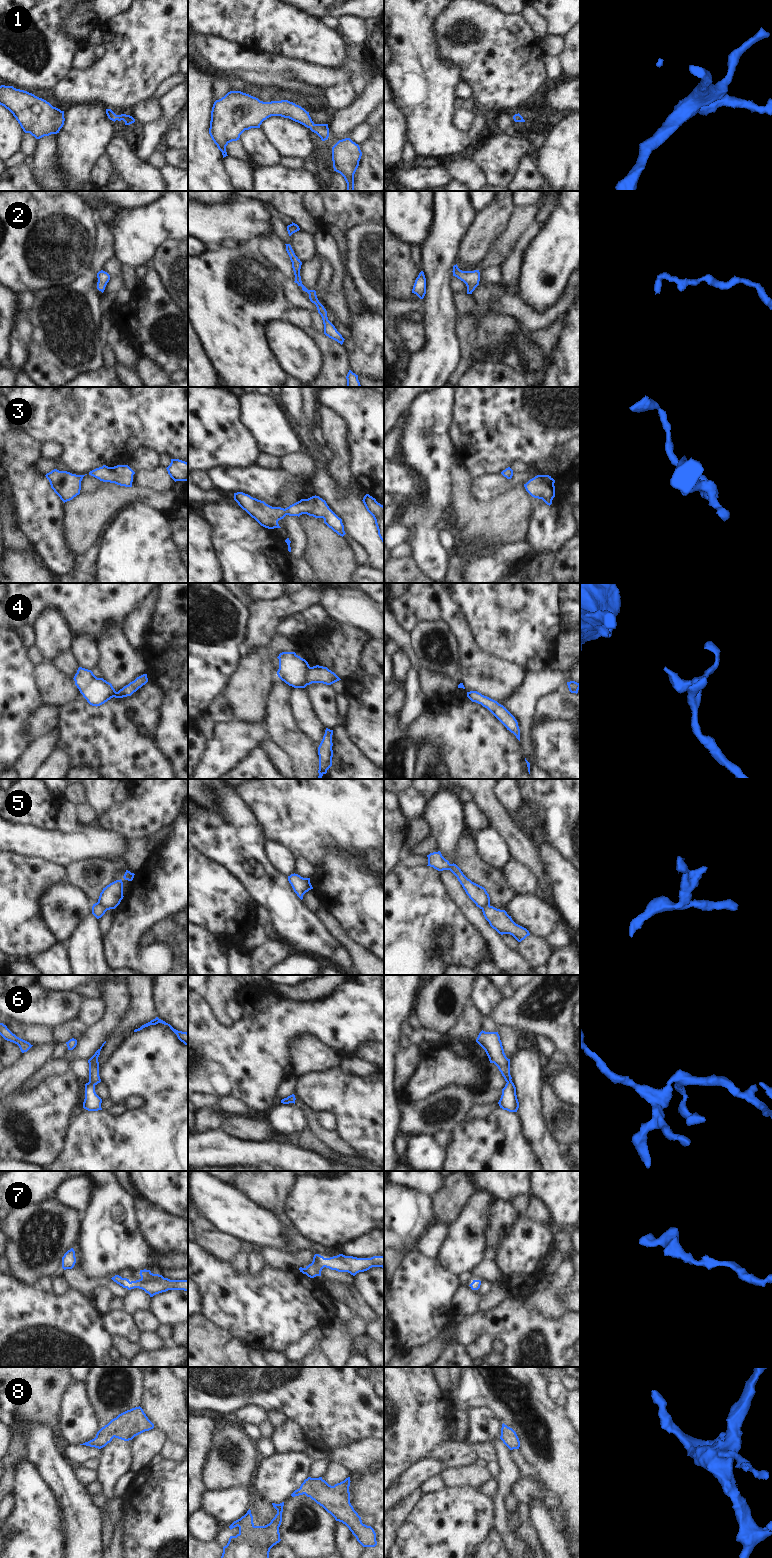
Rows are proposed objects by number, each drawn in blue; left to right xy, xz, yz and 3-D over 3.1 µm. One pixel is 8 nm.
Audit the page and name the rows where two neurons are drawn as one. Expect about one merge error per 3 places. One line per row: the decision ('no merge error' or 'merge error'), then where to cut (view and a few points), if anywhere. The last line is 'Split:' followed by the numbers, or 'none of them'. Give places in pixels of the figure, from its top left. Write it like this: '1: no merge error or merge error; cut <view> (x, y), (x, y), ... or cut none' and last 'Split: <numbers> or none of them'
1: no merge error; cut none
2: no merge error; cut none
3: no merge error; cut none
4: merge error; cut xz (311, 667), (307, 675), (306, 684)
5: merge error; cut xy (97, 902), (106, 910)
6: no merge error; cut none
7: no merge error; cut none
8: no merge error; cut none
Split: 4, 5

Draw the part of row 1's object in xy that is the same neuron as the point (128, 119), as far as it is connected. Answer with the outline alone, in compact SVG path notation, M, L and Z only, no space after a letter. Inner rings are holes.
M106 109L106 114L108 118L114 122L116 120L123 120L125 122L125 125L130 125L135 122L135 119L132 116L126 114L116 115L111 109Z

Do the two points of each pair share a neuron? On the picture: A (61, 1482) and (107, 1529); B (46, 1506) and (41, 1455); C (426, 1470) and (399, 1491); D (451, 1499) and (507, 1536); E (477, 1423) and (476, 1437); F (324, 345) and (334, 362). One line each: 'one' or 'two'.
A: two
B: two
C: one
D: two
E: one
F: one

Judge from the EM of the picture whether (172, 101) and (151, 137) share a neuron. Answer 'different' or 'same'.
same

